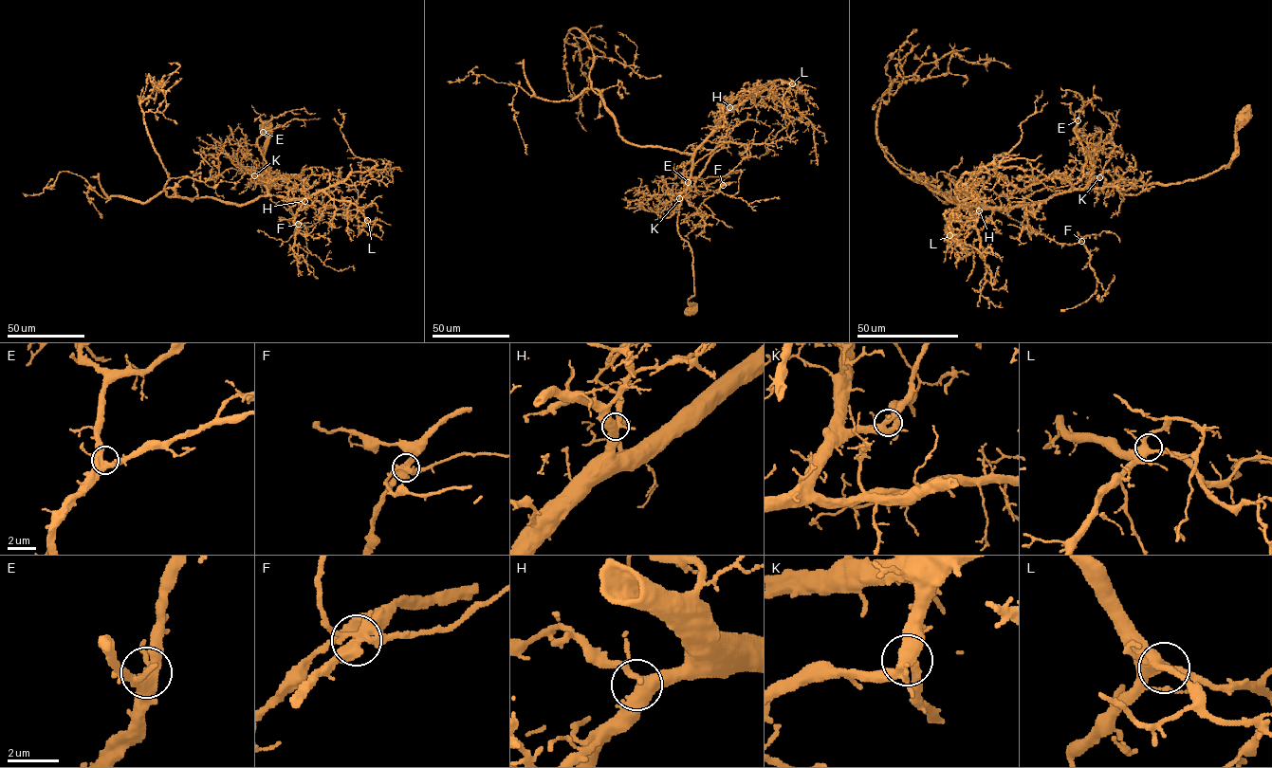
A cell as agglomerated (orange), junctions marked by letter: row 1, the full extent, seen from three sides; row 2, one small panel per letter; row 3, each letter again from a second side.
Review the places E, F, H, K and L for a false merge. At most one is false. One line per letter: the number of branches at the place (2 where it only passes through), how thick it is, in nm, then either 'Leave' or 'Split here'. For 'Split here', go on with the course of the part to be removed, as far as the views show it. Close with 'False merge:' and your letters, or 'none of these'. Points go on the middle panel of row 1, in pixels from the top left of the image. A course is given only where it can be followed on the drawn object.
E: Branches: 4. Thickness 460 nm. Leave
F: Branches: 5. Thickness 460 nm. Split here. Course of the part to remove: (723, 185), (719, 192), (741, 197), (748, 204), (779, 198)
H: Branches: 5. Thickness 460 nm. Leave
K: Branches: 4. Thickness 400 nm. Leave
L: Branches: 4. Thickness 440 nm. Leave
False merge: F

